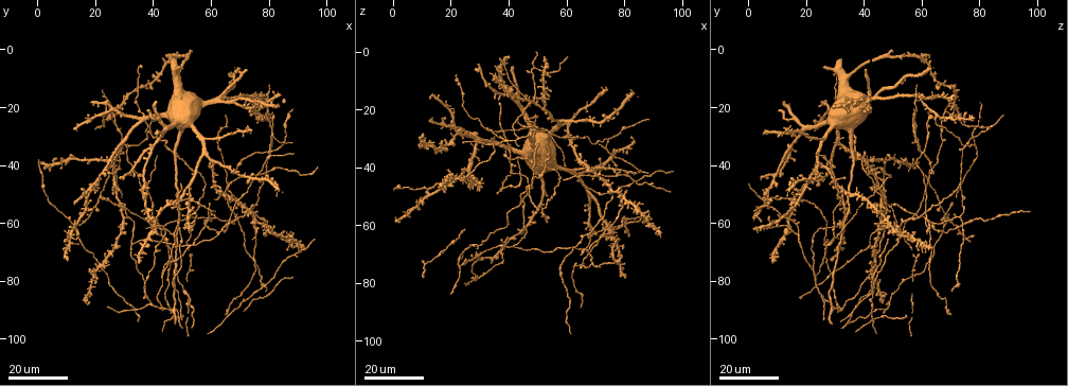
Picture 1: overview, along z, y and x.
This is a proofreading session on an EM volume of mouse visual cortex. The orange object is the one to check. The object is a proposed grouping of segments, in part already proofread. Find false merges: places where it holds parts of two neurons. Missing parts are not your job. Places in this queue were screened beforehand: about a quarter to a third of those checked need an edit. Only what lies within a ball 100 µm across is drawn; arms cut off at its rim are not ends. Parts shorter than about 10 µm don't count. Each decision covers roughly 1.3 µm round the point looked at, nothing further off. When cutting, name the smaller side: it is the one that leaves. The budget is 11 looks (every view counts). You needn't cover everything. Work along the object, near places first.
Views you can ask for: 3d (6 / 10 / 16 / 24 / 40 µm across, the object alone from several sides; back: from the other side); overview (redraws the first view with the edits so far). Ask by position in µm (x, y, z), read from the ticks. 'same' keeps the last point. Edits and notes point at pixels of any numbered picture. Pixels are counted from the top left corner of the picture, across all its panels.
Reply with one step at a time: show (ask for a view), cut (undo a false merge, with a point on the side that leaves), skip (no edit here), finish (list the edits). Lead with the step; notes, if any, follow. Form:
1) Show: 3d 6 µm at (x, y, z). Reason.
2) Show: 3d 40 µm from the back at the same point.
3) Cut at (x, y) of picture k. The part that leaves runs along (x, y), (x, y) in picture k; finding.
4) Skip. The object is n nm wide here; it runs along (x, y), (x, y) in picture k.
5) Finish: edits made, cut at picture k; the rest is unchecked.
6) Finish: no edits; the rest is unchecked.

Show: 3d 16 µm at (48, 54, 7). Three arms meet.

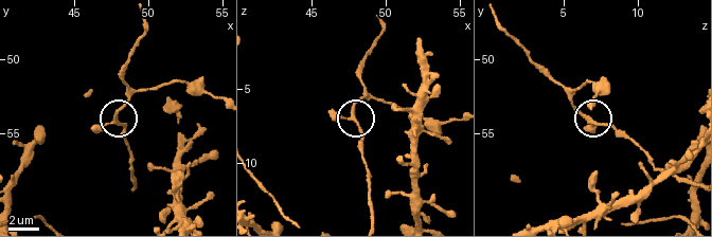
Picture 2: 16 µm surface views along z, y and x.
Show: 3d 10 µm at (48.2, 54.4, 7.8).

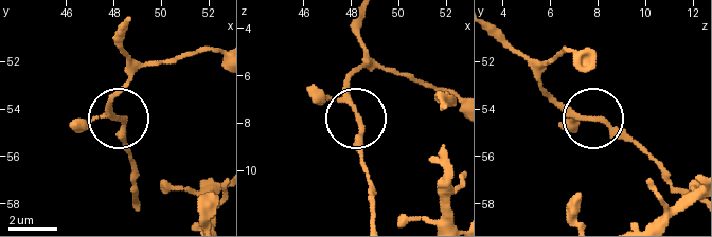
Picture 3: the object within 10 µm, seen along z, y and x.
Skip. It runs along (137, 203), (123, 126), (110, 110), (114, 95) in picture 3; continuous, no second neuron.

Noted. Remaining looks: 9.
Show: 3d 16 µm at (47, 64, 18). Three-way junction.

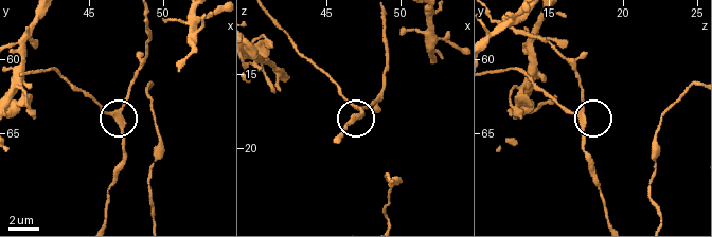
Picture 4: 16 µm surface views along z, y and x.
Show: 3d 10 µm at (47.0, 63.6, 17.2).

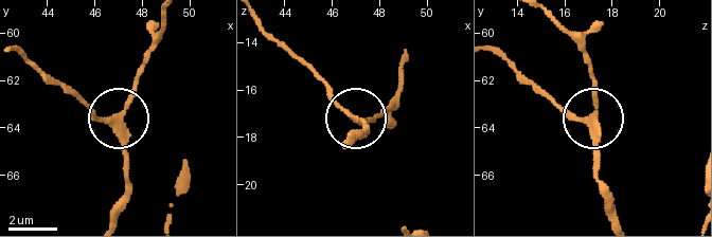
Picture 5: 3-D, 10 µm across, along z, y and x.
Skip. The object is 230 nm wide here; it runs along (612, 216), (594, 167), (592, 121), (570, 116), (543, 94) in picture 5; continuous, no second neuron.

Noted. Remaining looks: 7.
Show: 3d 16 µm at (39, 87, 30). Side arm on a straight run.

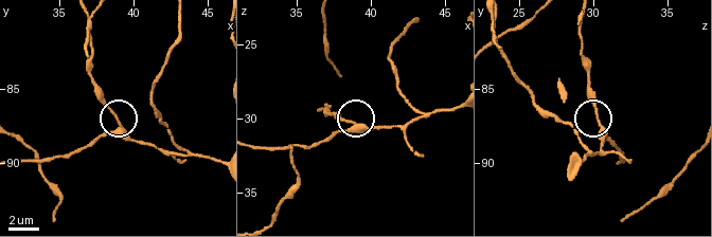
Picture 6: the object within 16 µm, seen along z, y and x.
Show: 3d 10 µm at (39.0, 87.6, 30.4).

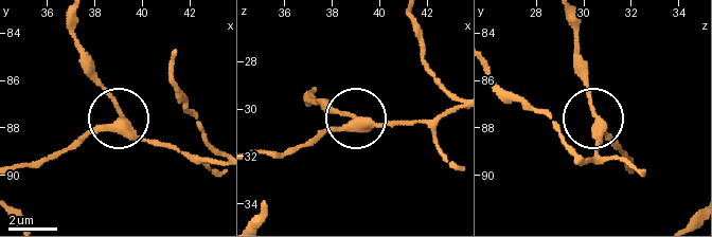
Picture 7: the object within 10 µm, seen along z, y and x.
Skip. The side arm is 18 µm long; all the same neuron.

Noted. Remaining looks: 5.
Show: 3d 24 µm at (19, 55, 66). Small branch off a trunk.

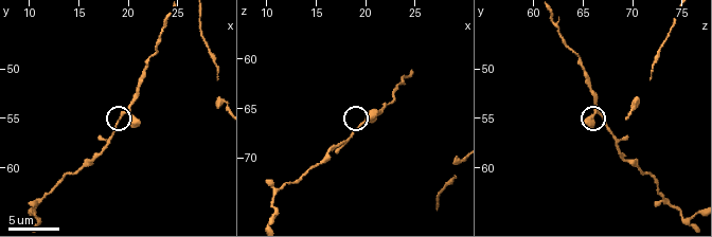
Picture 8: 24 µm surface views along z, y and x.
Show: 3d 10 µm at (20.0, 54.4, 66.4).

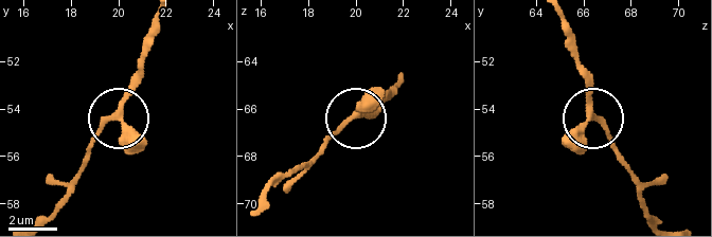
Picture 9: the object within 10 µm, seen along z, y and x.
Skip. 3 arms meet here; all the same neuron.

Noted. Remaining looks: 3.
Show: 3d 16 µm at (25, 21, 68). Three-way junction.

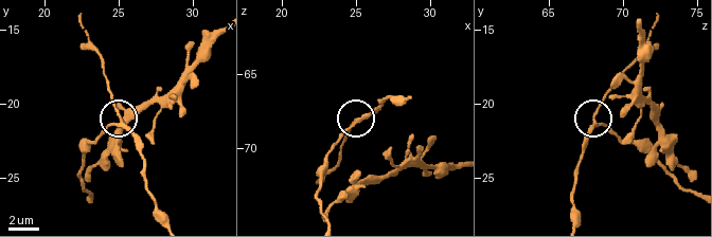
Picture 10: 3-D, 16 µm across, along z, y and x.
Show: 3d 10 µm at (24.8, 21.4, 68.2).

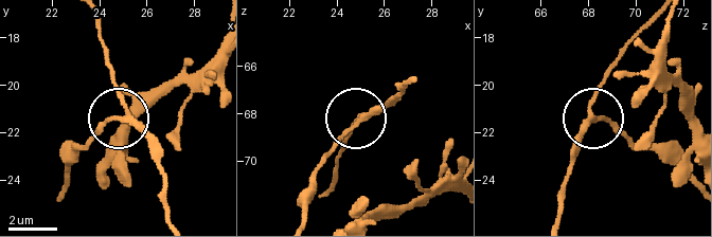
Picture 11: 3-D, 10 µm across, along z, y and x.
Skip. The object is 170 nm wide here; it runs along (65, 190), (76, 150), (112, 120), (131, 124), (159, 151) in picture 11; one neuron here.

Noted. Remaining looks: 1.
Finish: no edits; the rest is unchecked.

